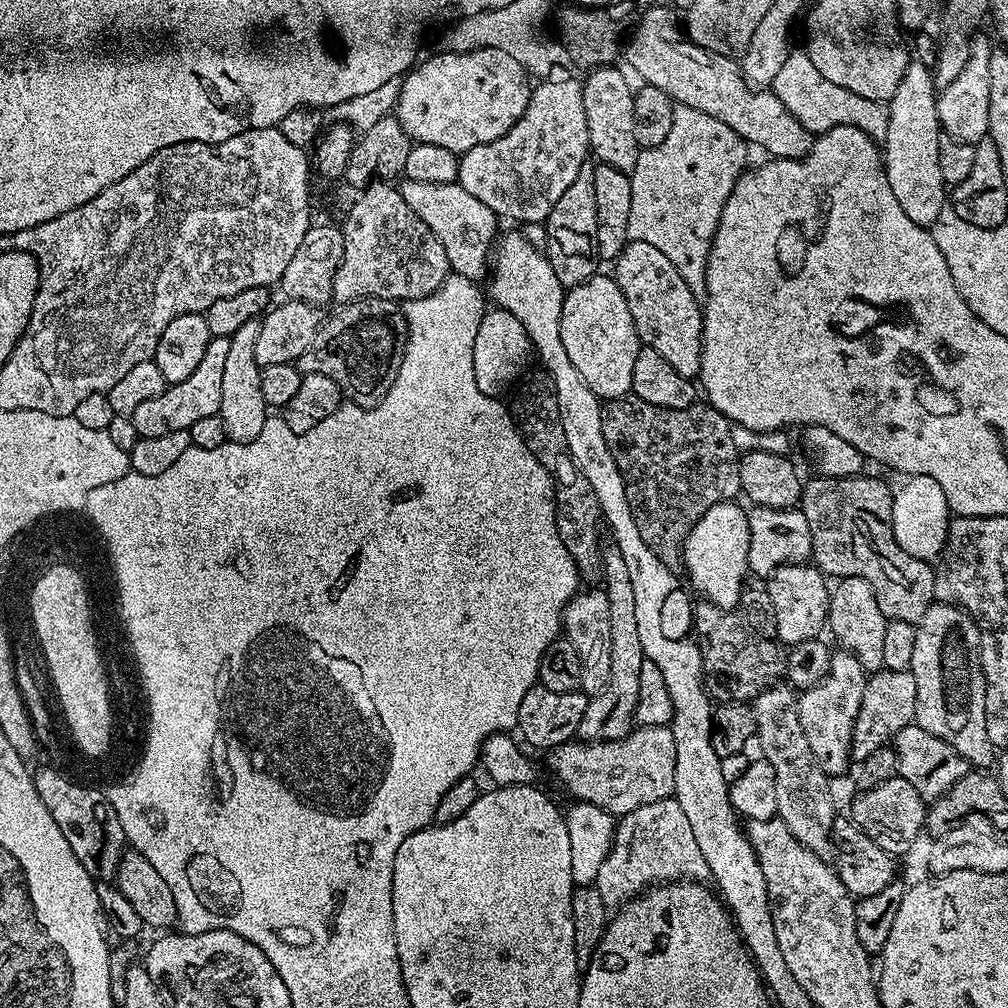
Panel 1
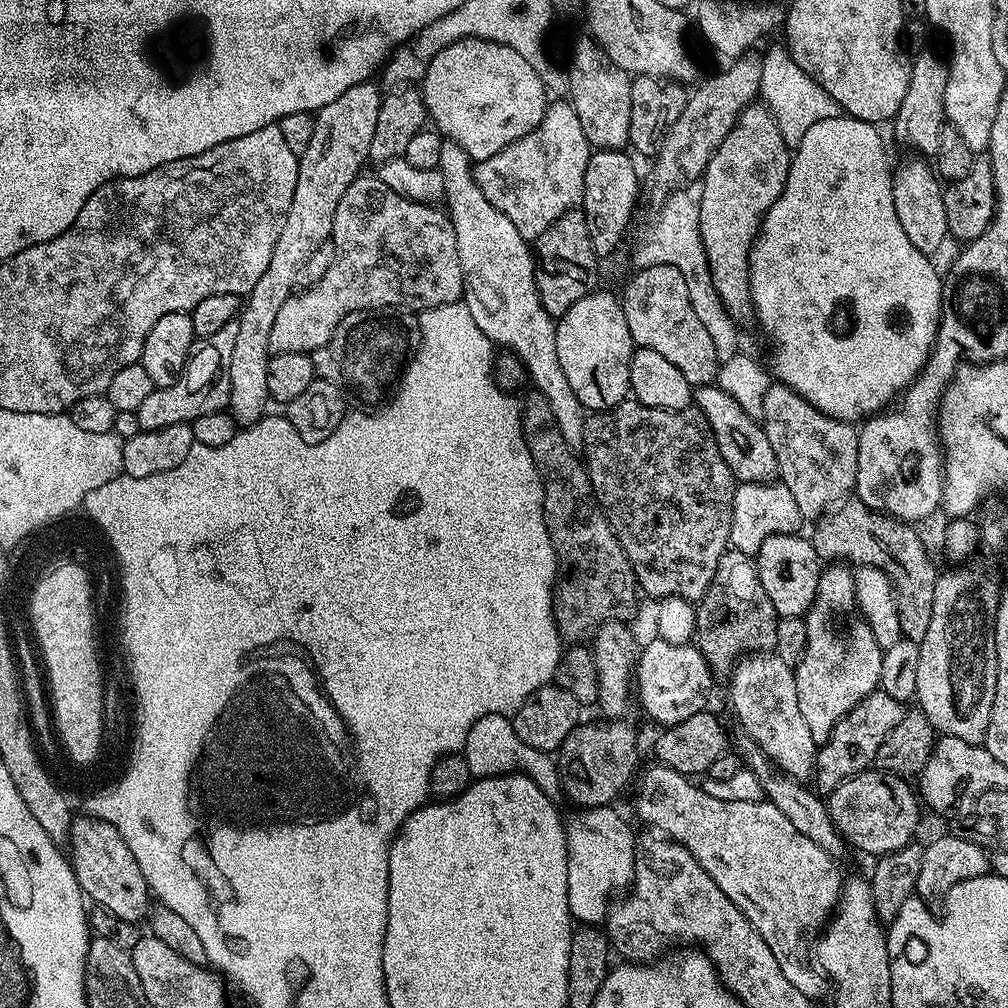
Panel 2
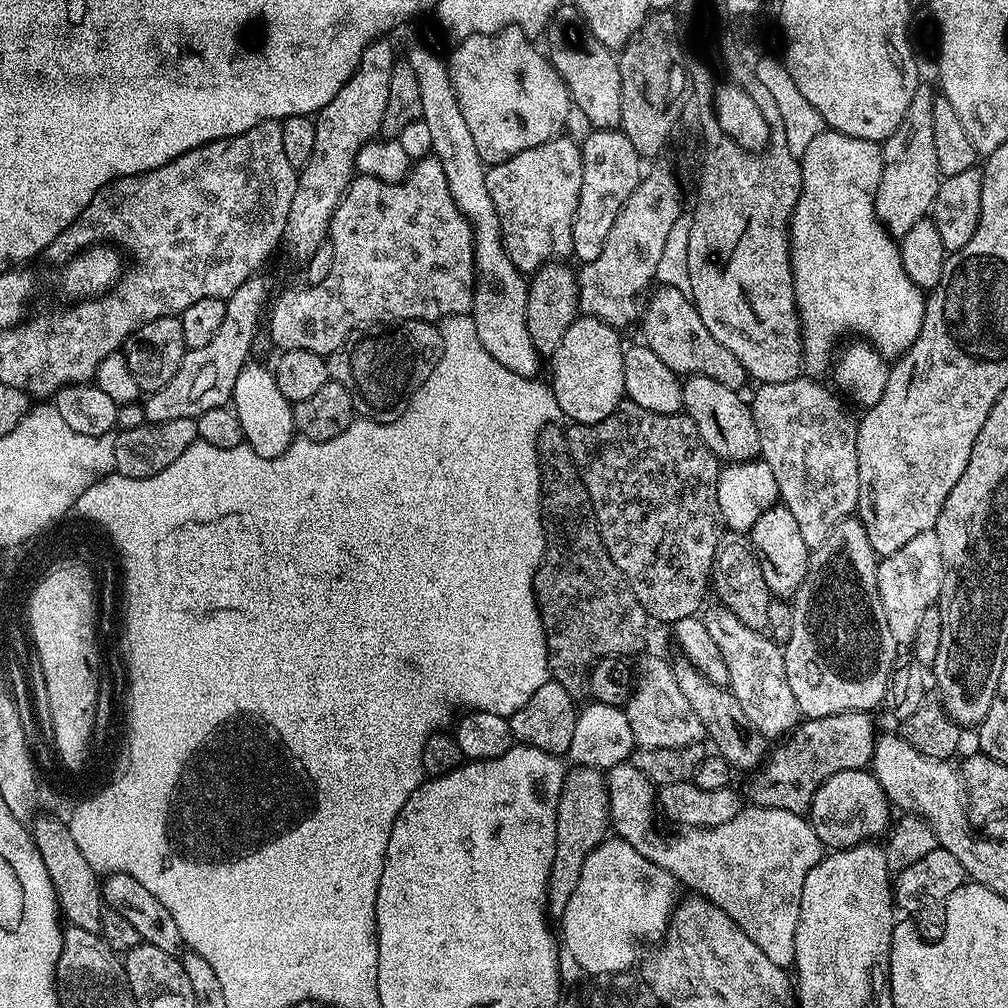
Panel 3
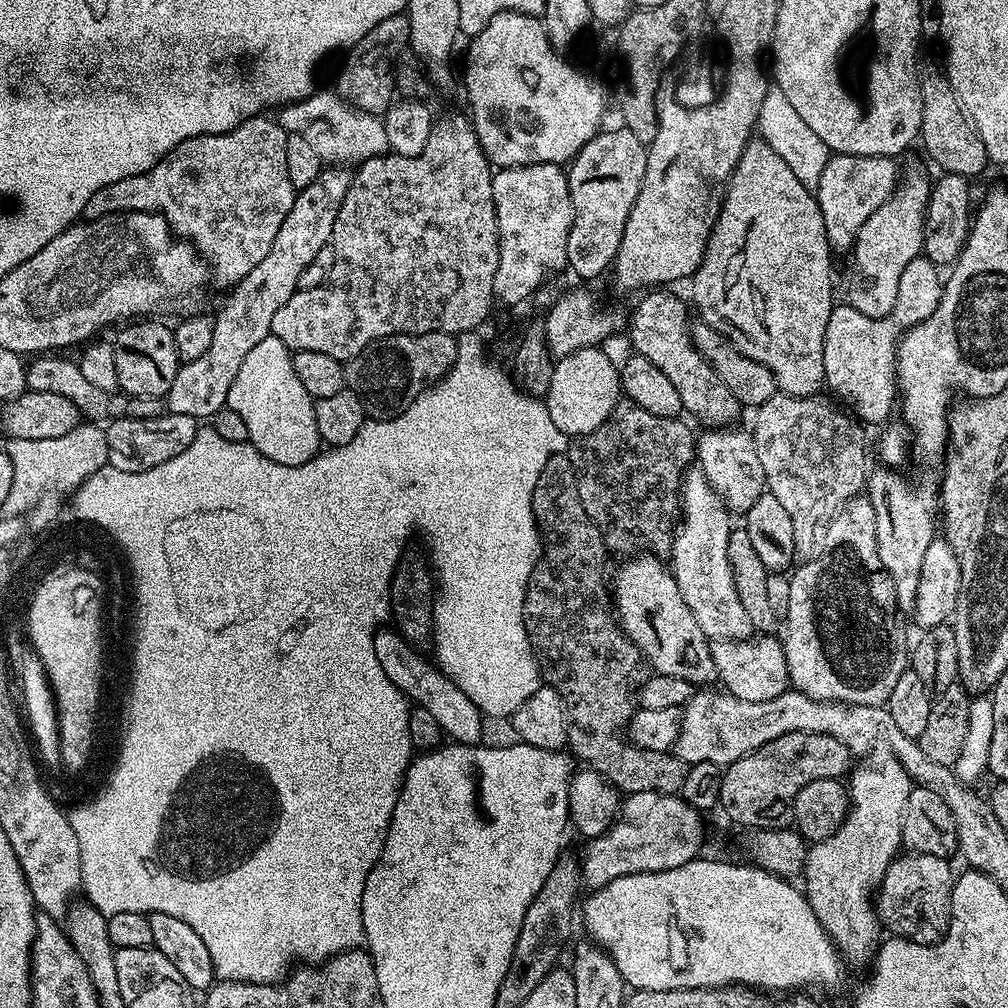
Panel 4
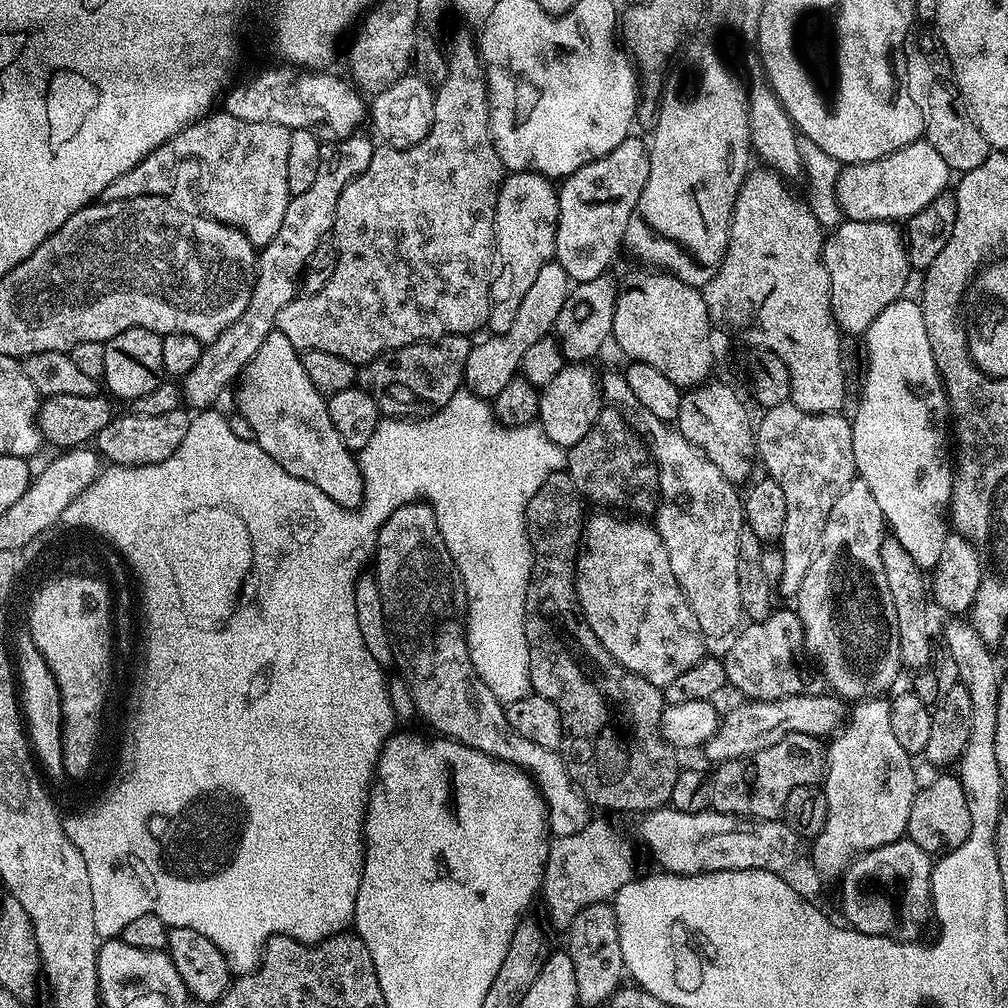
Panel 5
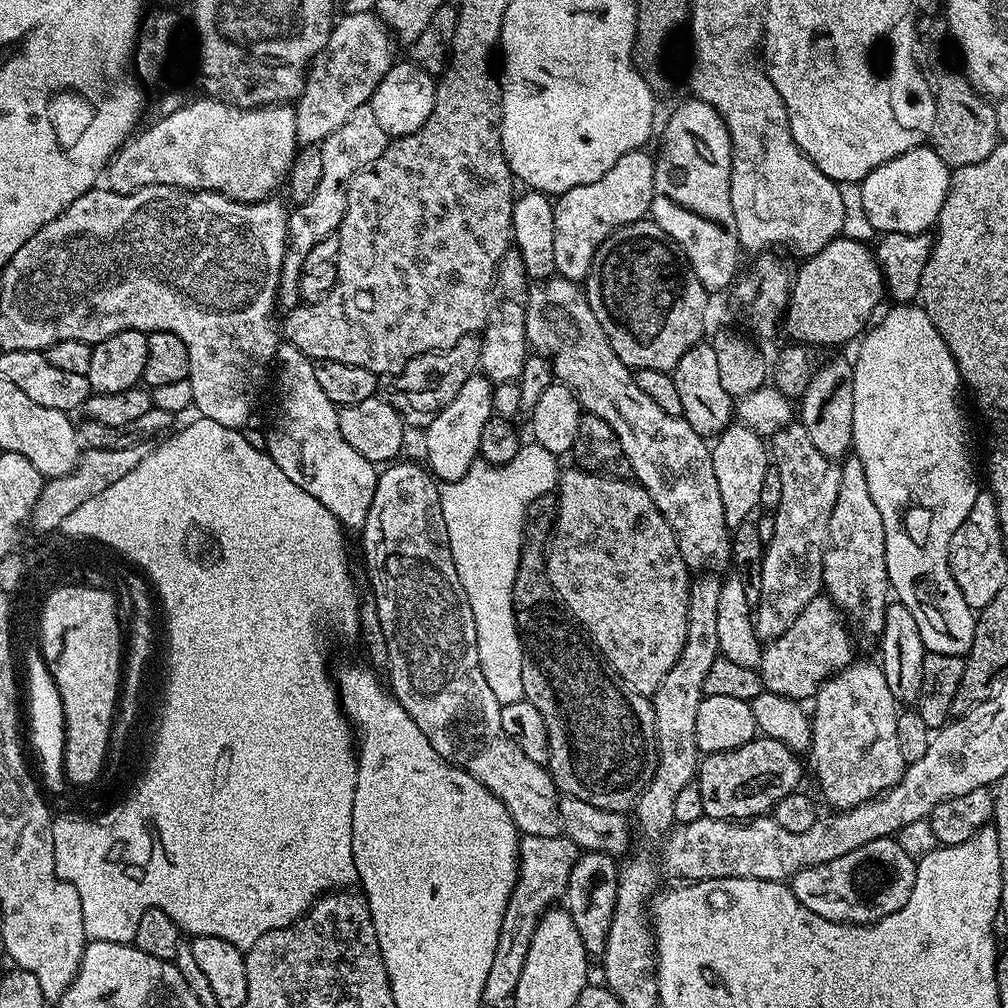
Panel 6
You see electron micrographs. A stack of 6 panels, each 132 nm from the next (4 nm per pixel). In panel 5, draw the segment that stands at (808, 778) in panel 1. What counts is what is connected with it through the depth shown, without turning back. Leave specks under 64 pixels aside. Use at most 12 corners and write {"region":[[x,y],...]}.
{"region":[[619,371],[602,396],[652,453],[654,527],[708,638],[742,620],[741,493]]}

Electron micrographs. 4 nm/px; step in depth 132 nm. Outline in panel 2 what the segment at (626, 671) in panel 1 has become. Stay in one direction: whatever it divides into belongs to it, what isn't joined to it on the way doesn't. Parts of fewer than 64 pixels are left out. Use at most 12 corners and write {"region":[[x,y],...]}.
{"region":[[624,718],[581,722],[555,753],[563,799],[603,808],[637,775]]}

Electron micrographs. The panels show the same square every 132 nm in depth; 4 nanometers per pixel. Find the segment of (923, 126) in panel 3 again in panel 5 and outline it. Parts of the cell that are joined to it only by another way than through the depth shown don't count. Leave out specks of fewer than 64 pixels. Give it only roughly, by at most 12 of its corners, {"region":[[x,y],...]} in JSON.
{"region":[[848,218],[827,233],[832,316],[859,337],[905,295],[895,223]]}

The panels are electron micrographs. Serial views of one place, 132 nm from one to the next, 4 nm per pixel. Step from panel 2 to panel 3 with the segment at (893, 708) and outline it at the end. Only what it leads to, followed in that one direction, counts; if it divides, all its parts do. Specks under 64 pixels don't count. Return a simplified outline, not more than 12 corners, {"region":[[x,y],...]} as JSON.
{"region":[[866,712],[805,719],[748,784],[758,808],[804,816],[826,778],[867,769]]}

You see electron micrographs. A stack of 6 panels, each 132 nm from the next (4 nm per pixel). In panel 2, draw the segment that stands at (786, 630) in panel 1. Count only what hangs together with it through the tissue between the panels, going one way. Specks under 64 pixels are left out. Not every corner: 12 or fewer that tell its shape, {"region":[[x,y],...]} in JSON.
{"region":[[774,534],[755,557],[777,617],[803,617],[822,571],[807,535]]}

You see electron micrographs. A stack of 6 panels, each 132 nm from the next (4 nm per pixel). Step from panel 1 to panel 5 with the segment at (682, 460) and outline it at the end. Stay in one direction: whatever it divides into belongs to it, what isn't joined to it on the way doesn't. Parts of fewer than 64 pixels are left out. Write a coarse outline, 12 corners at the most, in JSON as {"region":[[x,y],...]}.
{"region":[[615,406],[601,407],[566,471],[596,506],[658,503],[652,453]]}

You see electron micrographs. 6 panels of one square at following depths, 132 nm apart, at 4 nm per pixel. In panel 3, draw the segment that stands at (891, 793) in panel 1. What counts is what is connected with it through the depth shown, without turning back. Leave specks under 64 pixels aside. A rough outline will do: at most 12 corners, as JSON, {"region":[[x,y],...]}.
{"region":[[842,770],[806,816],[825,849],[883,837],[893,812],[878,778]]}

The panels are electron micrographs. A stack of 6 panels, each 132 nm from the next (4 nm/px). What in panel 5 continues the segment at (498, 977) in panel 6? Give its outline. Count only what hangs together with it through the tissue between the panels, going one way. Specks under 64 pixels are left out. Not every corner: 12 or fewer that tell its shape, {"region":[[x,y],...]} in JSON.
{"region":[[604,820],[555,837],[544,863],[548,920],[611,901],[637,875]]}

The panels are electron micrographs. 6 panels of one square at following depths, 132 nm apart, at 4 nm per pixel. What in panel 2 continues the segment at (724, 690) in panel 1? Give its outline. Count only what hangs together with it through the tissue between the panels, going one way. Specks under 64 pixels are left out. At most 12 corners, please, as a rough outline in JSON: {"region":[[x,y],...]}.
{"region":[[723,552],[695,605],[713,673],[773,647],[778,617],[753,557]]}

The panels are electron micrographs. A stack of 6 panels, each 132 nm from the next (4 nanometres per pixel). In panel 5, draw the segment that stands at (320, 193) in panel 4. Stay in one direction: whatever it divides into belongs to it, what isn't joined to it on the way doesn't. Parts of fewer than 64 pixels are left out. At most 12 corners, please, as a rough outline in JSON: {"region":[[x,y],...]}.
{"region":[[371,135],[320,145],[258,256],[250,306],[182,377],[204,410],[258,352],[370,166]]}

